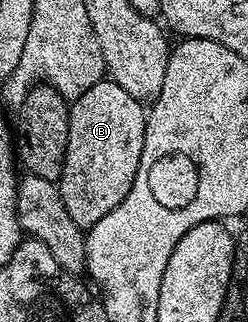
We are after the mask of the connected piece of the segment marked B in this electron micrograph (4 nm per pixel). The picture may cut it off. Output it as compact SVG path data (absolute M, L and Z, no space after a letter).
M102 79L97 84L89 87L81 96L72 100L69 105L69 139L67 150L63 156L63 170L59 176L57 186L65 208L75 224L84 231L91 228L113 207L117 207L129 195L129 187L133 187L133 179L137 175L137 167L141 163L141 151L145 143L145 123L147 114L144 102L133 99L125 87L116 81Z

